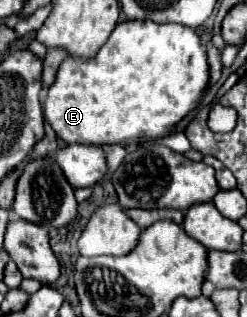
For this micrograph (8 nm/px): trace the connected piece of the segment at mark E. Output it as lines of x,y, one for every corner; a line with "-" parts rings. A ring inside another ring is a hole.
124,21
120,23
114,33
108,37
108,41
102,45
102,49
98,49
98,57
94,57
94,61
70,61
64,59
62,65
58,67
56,79
54,83
48,87
46,91
46,99
44,99
44,119
48,121
48,125
54,129
54,133
64,141
64,143
94,143
94,145
106,145
106,143
124,143
130,141
134,137
166,137
170,133
170,129
174,125
178,125
202,99
204,87
208,85
208,61
206,61
206,53
200,45
198,35
184,25
178,23
166,23
166,25
158,25
154,21

